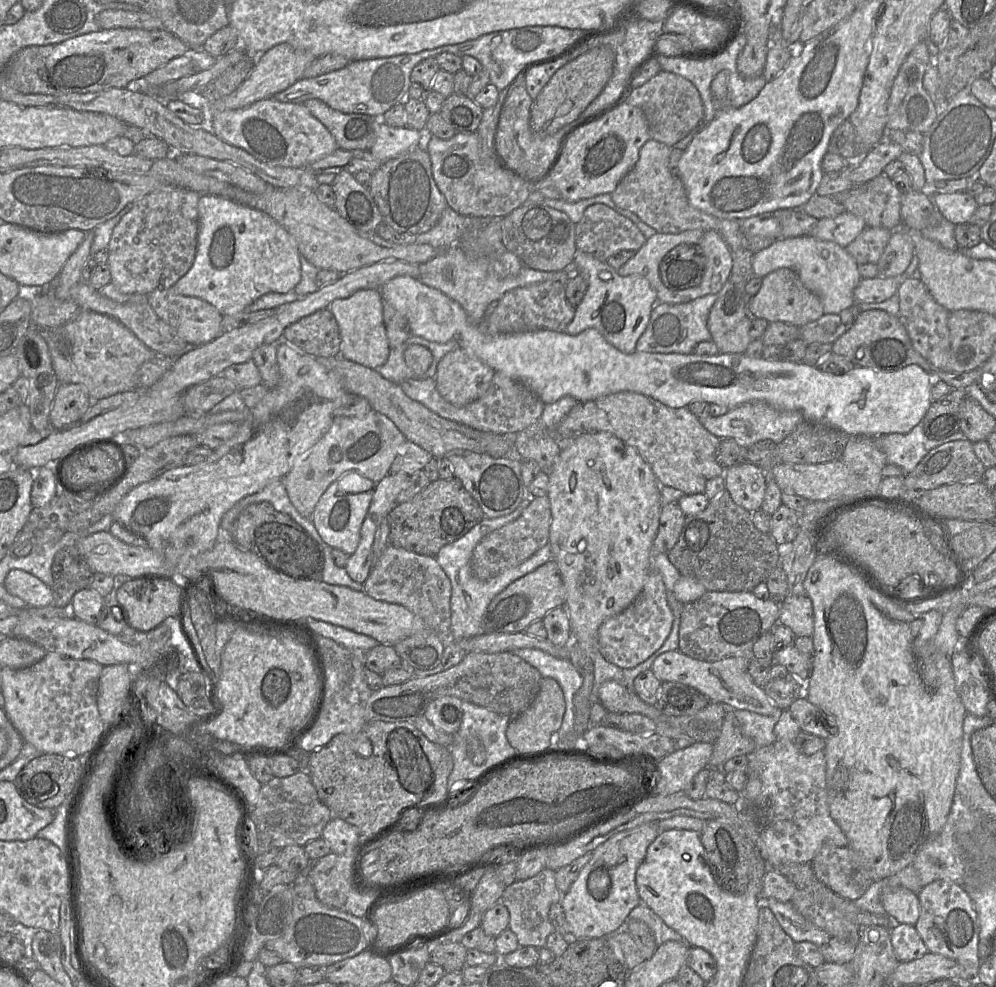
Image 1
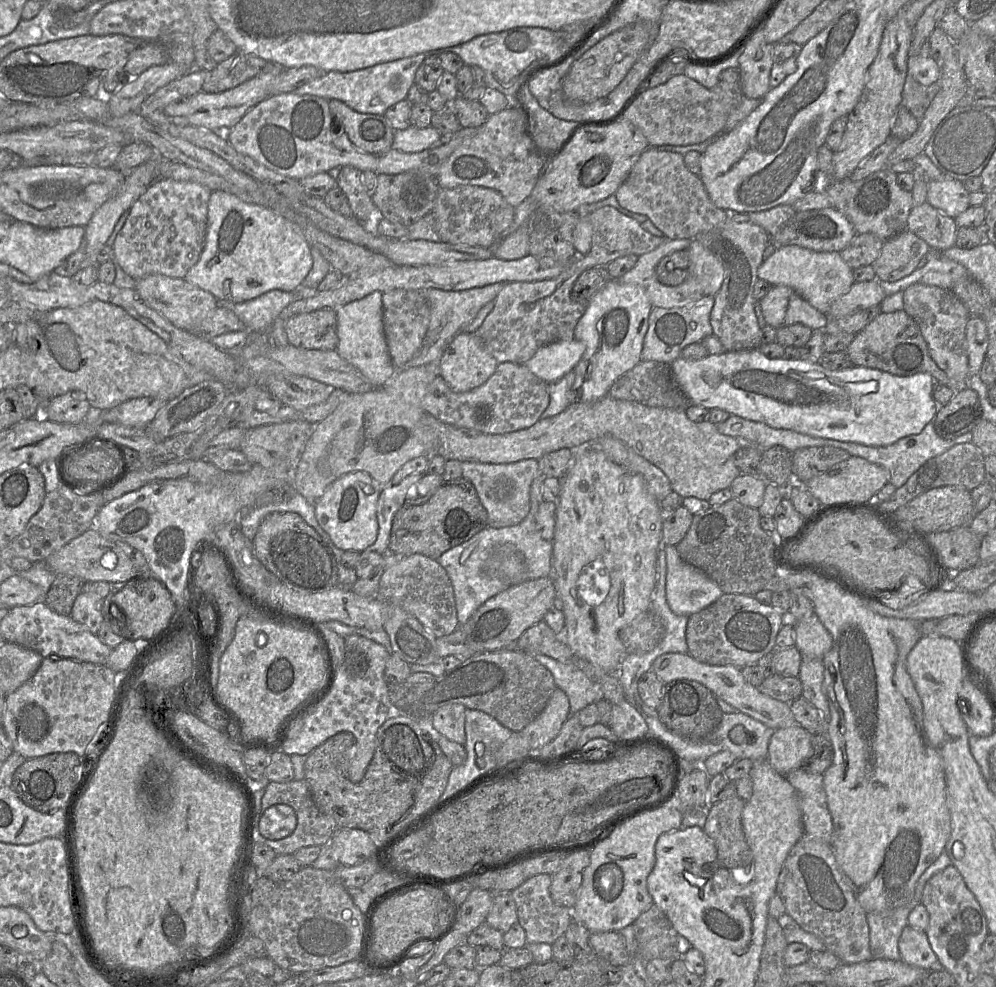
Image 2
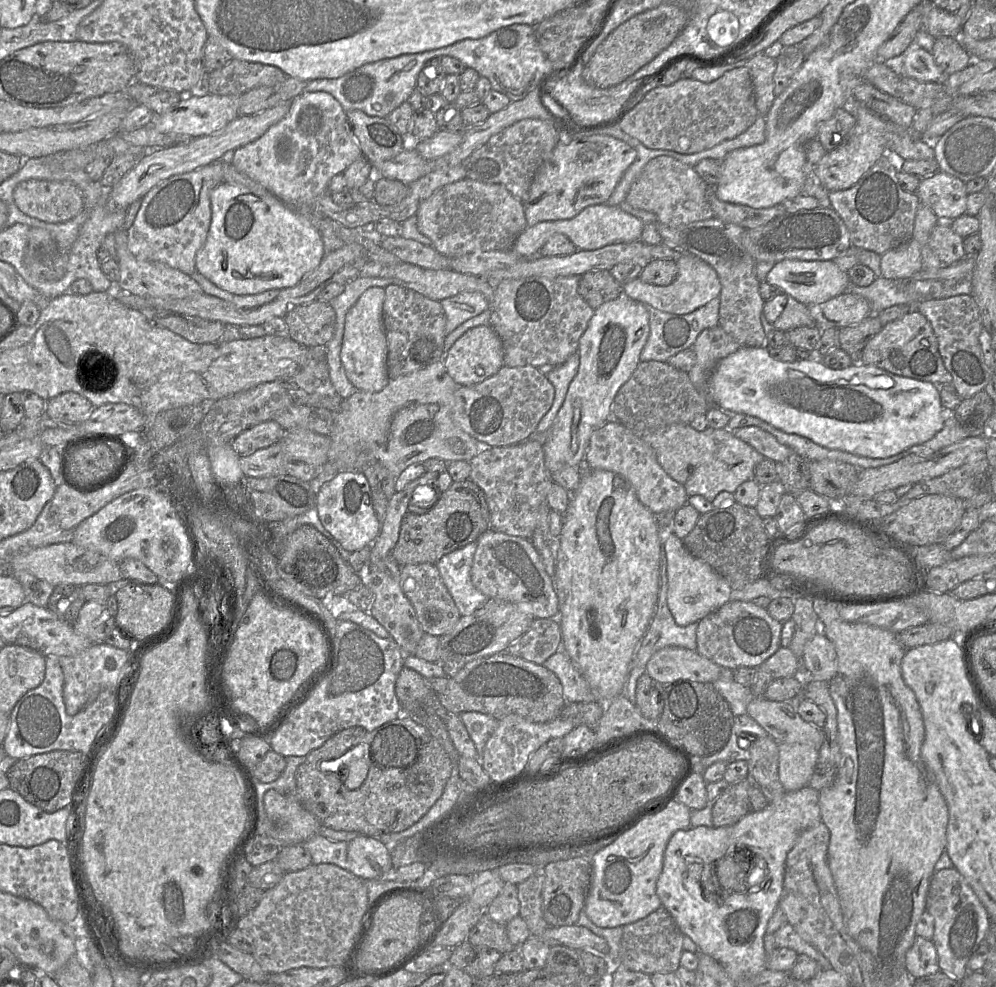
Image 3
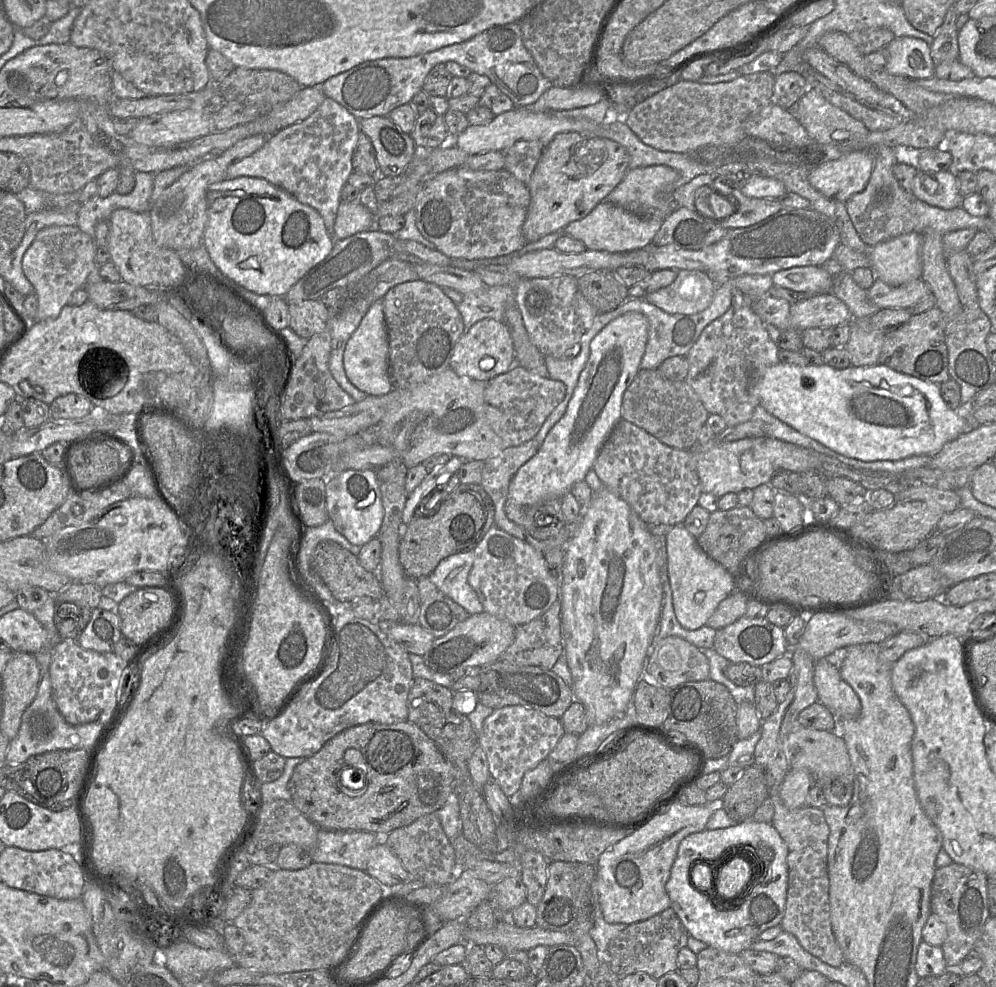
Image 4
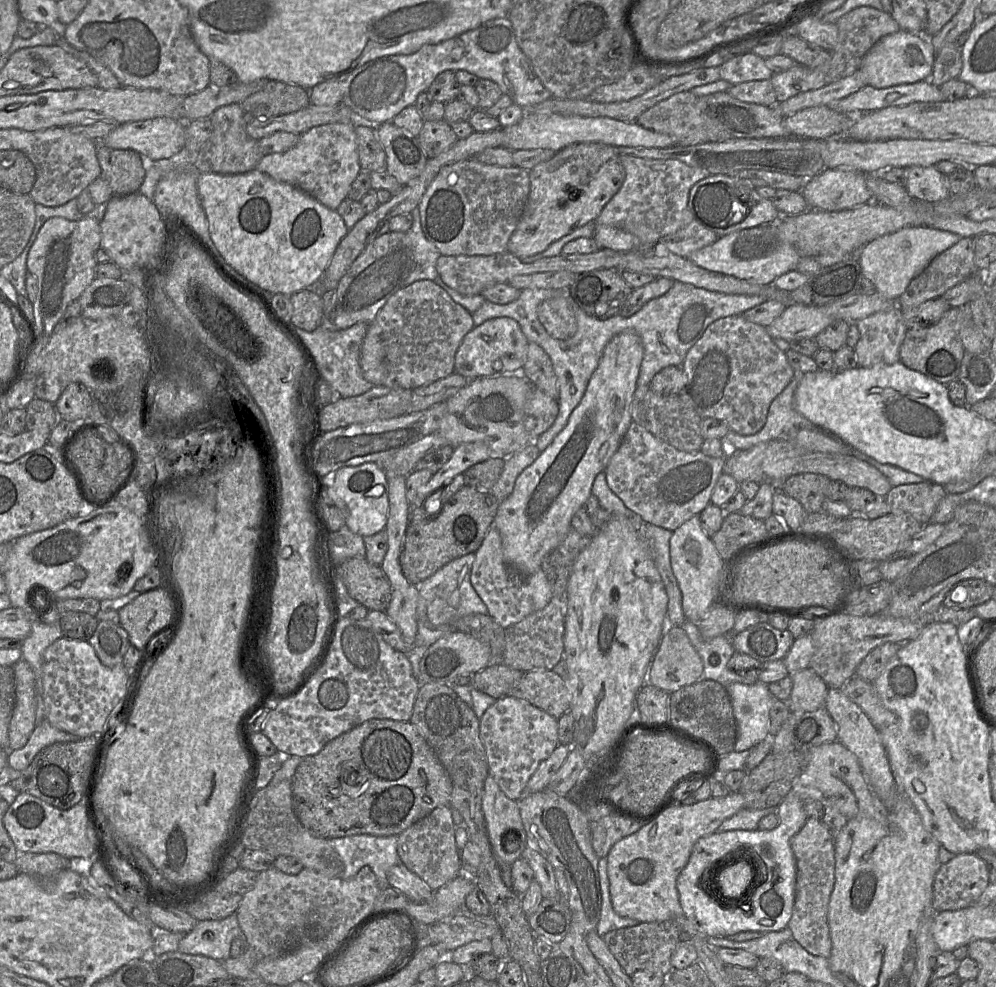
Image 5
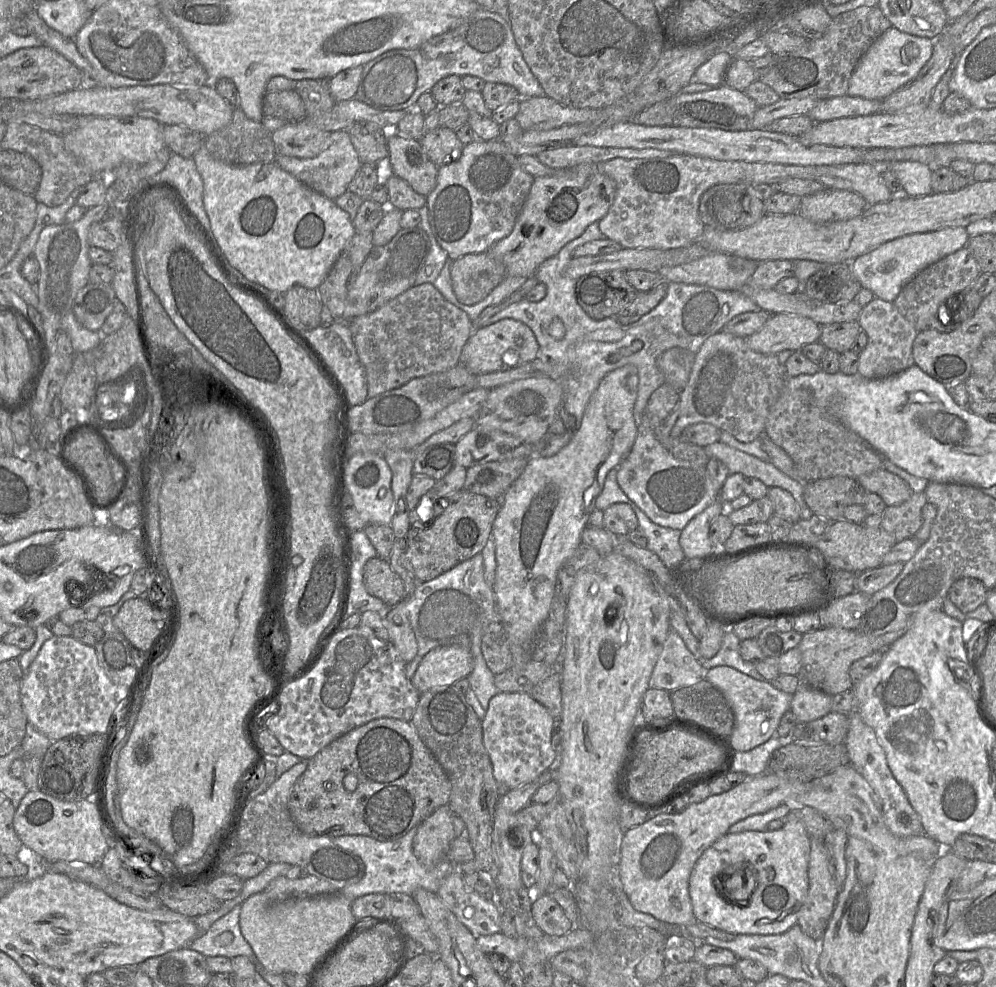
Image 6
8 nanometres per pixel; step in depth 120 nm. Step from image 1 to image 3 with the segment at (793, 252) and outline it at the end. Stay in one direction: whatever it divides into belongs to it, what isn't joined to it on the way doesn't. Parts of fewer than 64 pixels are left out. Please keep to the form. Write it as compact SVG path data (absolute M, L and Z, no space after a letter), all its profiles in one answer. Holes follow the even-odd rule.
M782 260L776 262L769 271L765 281L777 286L797 301L805 304L820 304L847 291L850 278L833 260Z

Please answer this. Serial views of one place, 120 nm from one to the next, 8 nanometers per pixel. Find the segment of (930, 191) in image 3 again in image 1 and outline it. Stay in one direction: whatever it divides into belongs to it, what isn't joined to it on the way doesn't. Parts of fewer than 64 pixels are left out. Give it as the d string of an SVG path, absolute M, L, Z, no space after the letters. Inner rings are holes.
M967 191L937 192L934 201L940 213L954 225L968 223L979 206Z

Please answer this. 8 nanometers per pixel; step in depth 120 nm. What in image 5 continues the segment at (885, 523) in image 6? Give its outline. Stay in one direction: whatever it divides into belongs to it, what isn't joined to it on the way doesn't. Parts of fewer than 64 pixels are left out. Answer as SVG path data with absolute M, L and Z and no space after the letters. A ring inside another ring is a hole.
M924 481L892 487L886 495L889 512L910 514L926 525L930 522L939 502L947 495L943 485Z

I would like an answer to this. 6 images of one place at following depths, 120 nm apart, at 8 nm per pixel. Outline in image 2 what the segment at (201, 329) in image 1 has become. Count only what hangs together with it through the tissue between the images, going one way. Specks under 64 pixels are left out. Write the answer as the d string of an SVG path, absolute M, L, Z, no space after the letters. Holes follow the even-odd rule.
M161 274L148 275L136 280L135 290L147 306L185 331L192 331L213 310L219 307L218 300L211 293L186 282L184 279L170 278Z

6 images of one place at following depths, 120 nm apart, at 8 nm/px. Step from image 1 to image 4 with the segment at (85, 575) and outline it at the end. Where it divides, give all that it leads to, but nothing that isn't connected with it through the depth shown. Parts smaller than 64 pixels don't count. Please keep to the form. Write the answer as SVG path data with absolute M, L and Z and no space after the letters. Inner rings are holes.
M73 602L57 603L54 622L61 639L77 640L90 621L92 610Z

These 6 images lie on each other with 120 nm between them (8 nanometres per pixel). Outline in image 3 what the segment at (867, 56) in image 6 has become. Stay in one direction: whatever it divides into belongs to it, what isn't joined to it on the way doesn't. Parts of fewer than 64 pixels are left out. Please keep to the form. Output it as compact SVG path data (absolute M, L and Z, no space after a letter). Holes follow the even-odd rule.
M911 43L898 59L898 69L906 76L923 82L939 82L945 72L936 64L931 52Z

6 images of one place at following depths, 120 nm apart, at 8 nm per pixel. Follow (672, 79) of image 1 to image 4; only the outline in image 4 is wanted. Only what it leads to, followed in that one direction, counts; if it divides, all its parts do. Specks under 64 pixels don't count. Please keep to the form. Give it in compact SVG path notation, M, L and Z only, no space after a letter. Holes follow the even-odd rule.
M757 72L752 74L740 75L732 81L721 82L716 84L700 84L694 81L681 80L676 84L667 87L661 90L660 92L657 92L656 94L644 100L643 102L635 105L623 116L623 120L624 123L632 130L632 132L640 139L641 142L660 151L687 153L706 145L725 145L739 142L746 137L746 132L743 129L744 121L751 114L757 114L766 107L769 107L771 104L773 104L774 82L775 76L771 72Z

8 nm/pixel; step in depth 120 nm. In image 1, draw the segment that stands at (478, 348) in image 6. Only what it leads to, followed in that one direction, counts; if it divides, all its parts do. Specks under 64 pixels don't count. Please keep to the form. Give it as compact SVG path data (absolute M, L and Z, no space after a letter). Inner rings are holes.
M461 348L446 354L437 367L436 387L441 396L455 406L467 405L488 389L495 371Z

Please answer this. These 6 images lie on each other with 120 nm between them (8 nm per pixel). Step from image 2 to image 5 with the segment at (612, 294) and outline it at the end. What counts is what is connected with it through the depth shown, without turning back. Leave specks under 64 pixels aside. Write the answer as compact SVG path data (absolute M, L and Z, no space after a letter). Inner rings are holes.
M624 331L609 341L580 403L571 413L565 428L538 458L520 473L512 493L500 503L493 527L500 533L506 563L519 574L529 576L545 567L546 557L564 541L571 530L572 517L584 507L592 495L595 477L605 470L619 448L633 421L631 404L637 388L643 355L642 340L634 332Z

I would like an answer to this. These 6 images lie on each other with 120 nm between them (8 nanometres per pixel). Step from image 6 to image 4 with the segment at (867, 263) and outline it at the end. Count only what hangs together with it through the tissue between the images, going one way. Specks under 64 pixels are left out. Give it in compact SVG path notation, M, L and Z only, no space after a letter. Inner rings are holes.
M913 231L869 248L870 268L876 278L890 285L921 278L922 241L922 234Z

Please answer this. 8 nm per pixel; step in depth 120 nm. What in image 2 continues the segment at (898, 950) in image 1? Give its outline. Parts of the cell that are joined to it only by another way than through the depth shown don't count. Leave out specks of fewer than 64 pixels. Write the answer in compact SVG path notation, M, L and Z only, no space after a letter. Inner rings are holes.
M907 925L899 938L898 948L901 960L908 965L928 971L942 969L926 933L919 929Z

